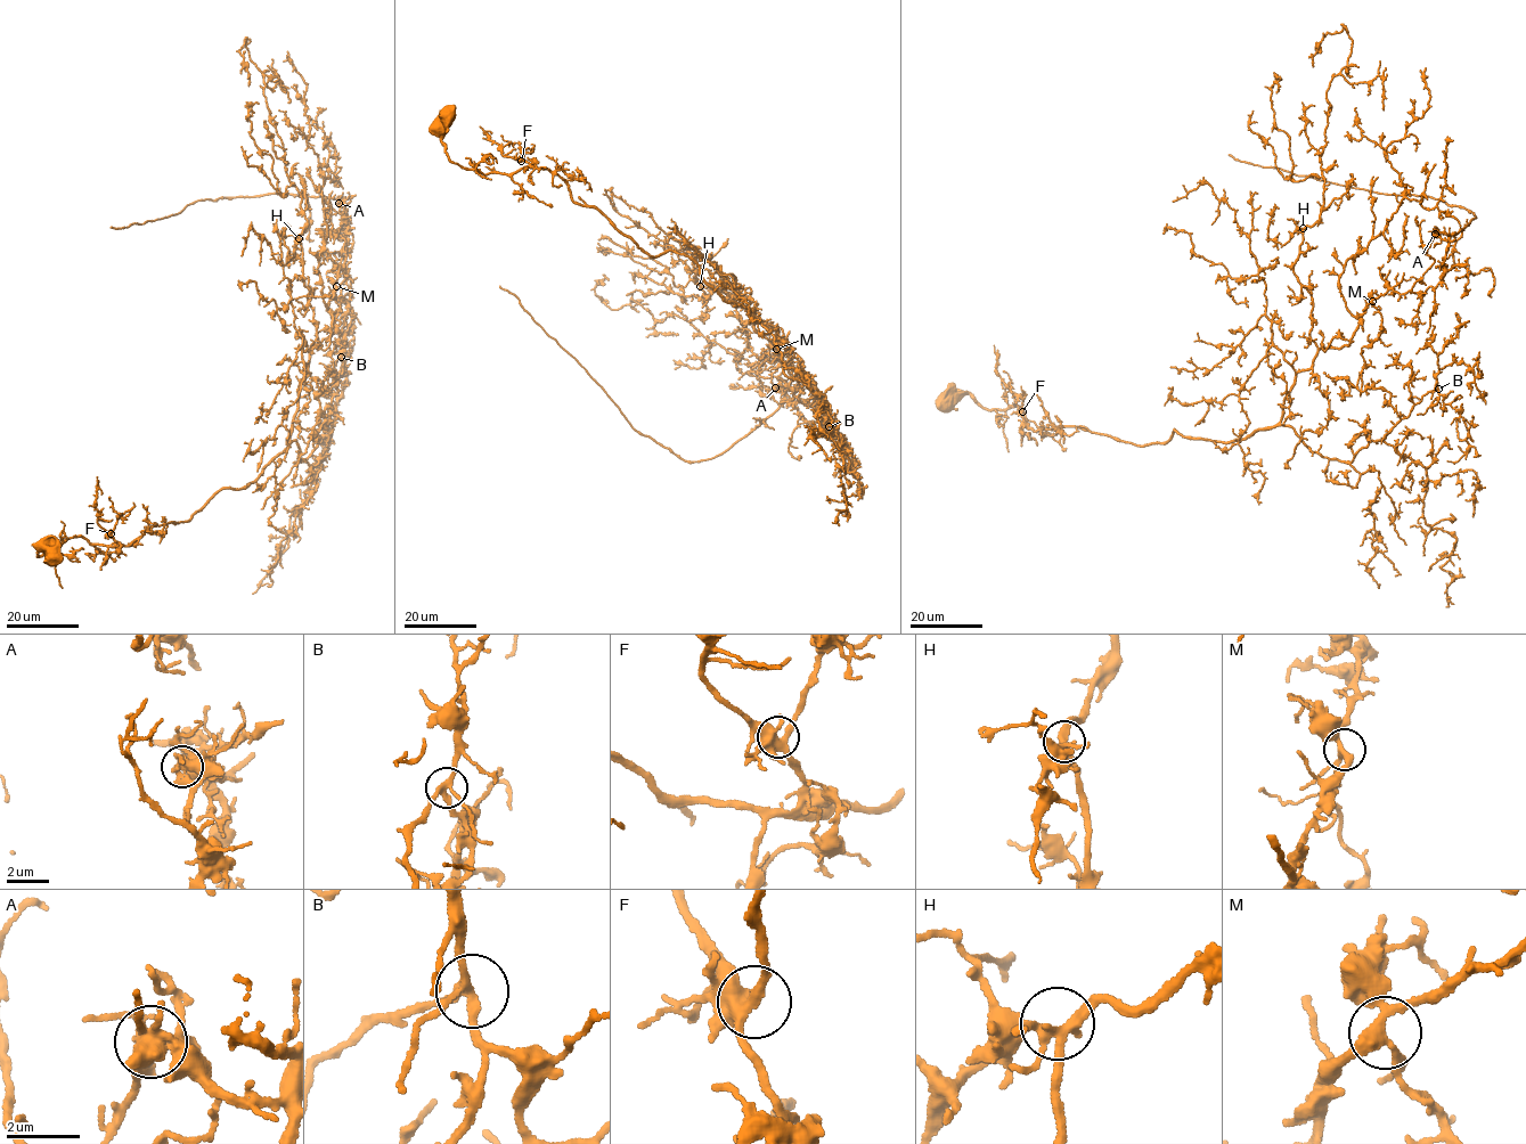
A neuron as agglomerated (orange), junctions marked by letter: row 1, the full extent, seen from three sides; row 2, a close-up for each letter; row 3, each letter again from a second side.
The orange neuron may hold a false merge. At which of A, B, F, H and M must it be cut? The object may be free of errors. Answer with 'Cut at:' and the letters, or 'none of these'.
Cut at: A

